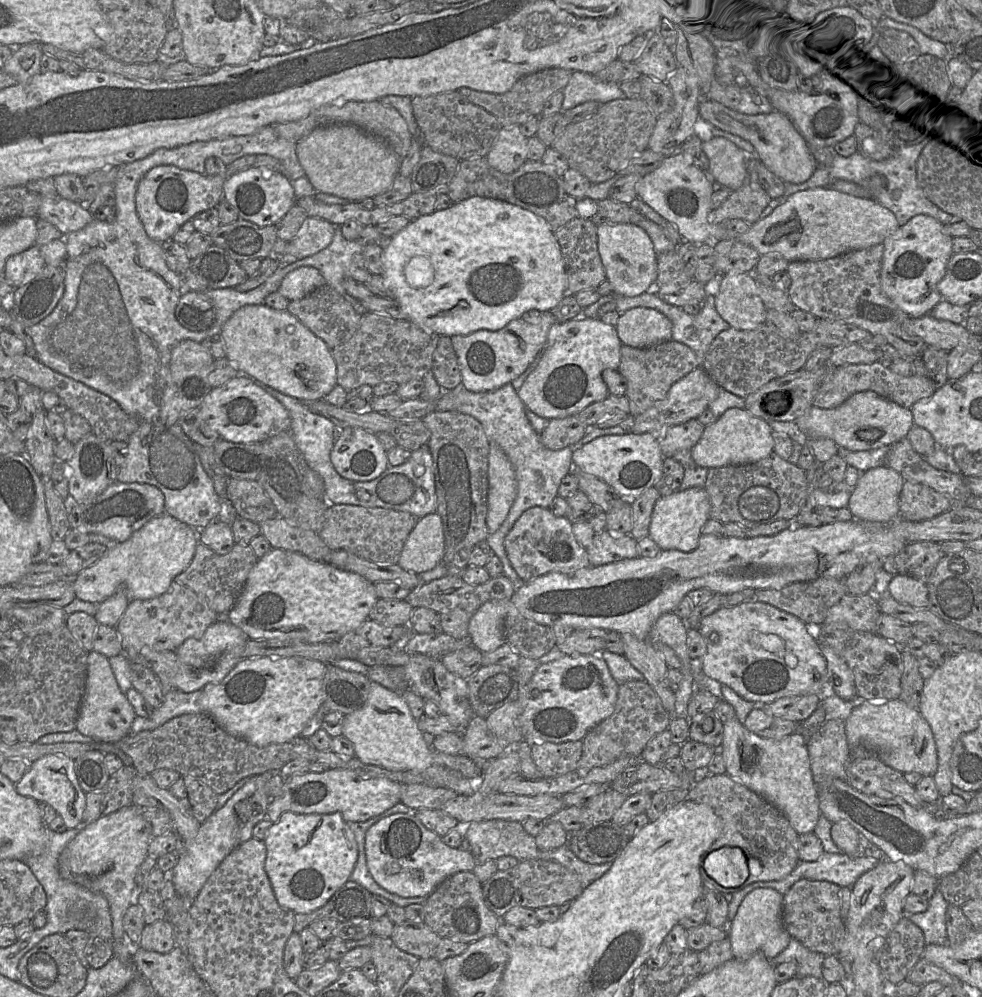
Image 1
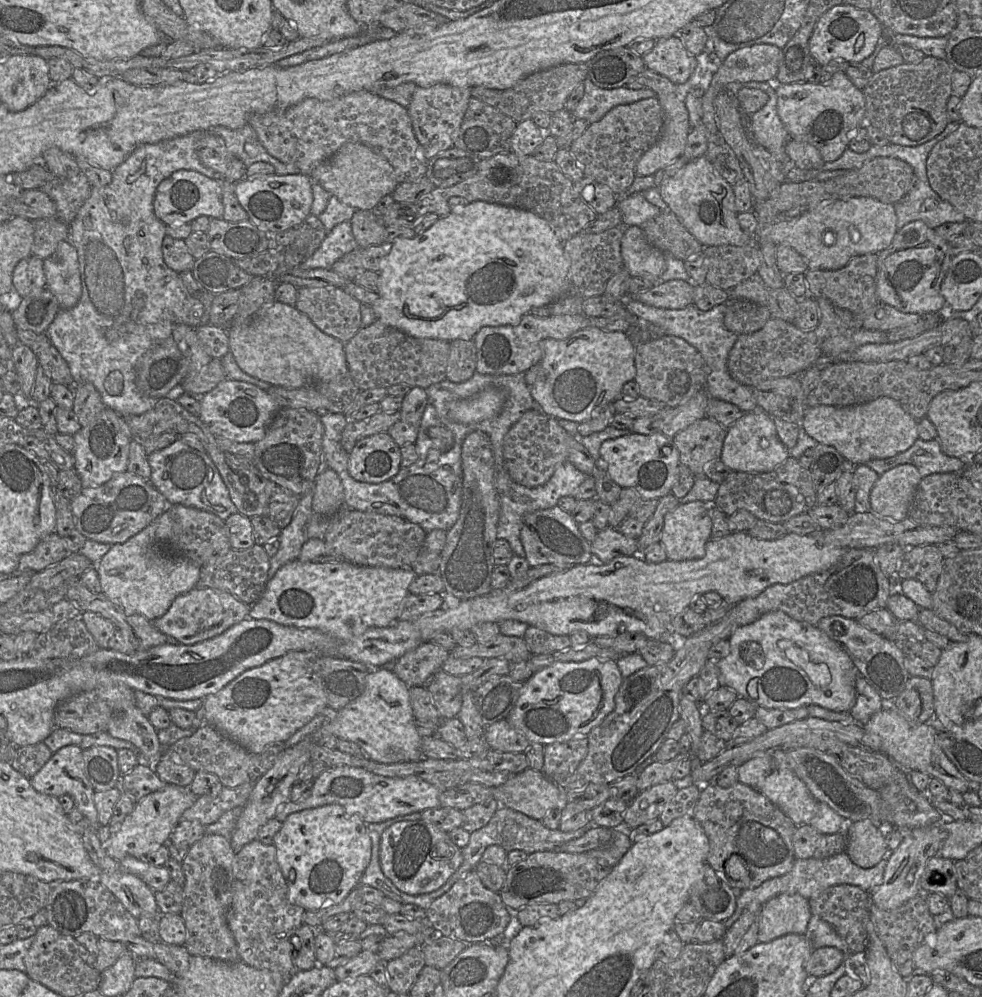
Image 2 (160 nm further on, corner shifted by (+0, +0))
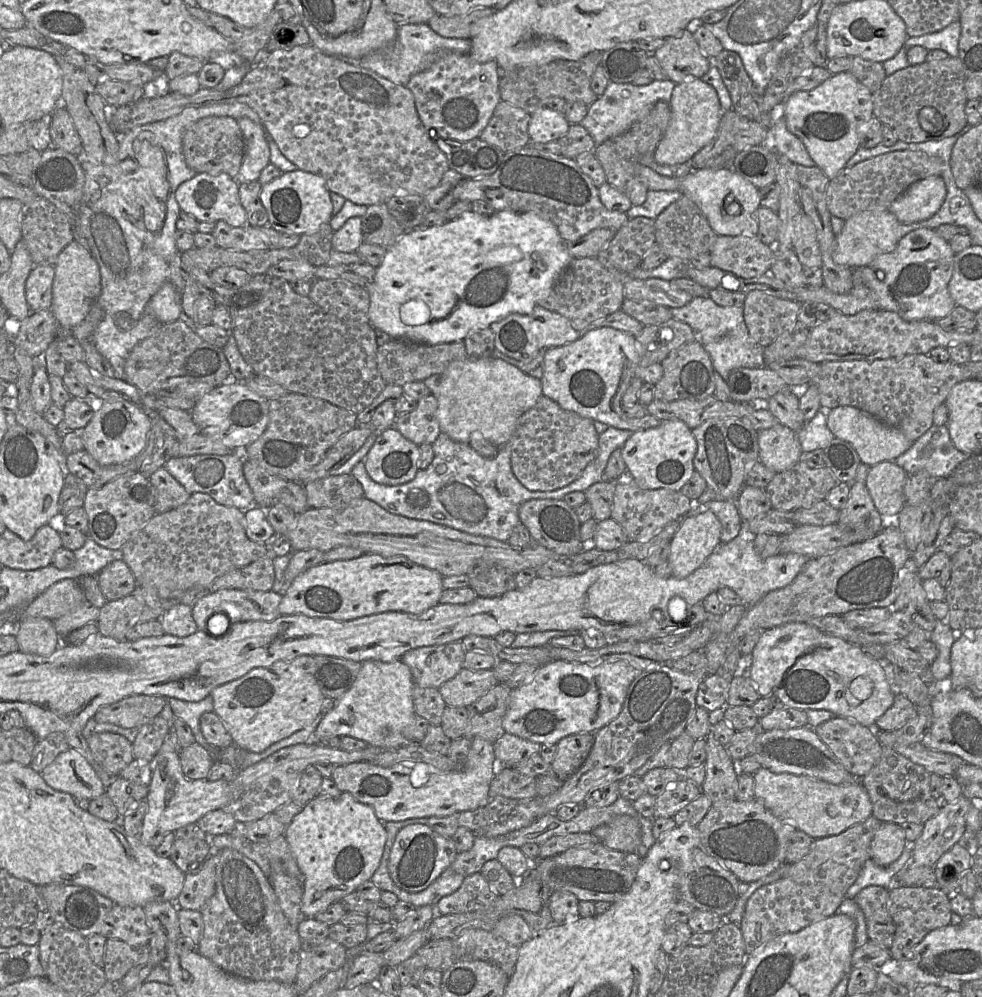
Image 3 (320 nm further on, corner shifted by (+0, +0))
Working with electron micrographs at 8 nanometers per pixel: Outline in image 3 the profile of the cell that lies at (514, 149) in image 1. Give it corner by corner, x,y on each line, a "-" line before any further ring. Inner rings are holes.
540,107
531,114
528,133
531,142
548,143
564,136
570,123
562,112

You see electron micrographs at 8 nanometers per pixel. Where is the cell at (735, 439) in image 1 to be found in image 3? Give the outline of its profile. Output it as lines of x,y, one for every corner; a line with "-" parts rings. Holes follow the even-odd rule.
781,423
758,431
759,461
779,473
800,461
802,453
798,432

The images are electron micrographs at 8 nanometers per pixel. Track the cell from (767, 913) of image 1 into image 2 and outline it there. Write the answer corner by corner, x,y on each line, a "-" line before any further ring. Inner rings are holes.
783,893
765,902
758,917
758,942
768,943
788,934
805,934
811,919
807,899

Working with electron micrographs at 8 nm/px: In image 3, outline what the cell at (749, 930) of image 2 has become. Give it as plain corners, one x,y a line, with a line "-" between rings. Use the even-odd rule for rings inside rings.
871,815
838,835
814,839
809,853
791,864
785,877
757,889
748,899
739,925
747,956
775,938
836,914
864,863
870,859
871,842
882,823

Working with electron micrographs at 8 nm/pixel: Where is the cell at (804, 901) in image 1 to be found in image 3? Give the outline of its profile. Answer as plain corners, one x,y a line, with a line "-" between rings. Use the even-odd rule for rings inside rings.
875,885
868,886
853,900
865,916
868,940
889,949
896,931
888,908
889,889

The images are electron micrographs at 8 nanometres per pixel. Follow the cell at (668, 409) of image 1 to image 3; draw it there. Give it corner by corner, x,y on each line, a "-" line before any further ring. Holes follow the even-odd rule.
602,327
587,332
574,342
546,350
541,378
542,395
566,411
609,427
636,432
657,427
661,421
647,412
642,418
627,417
623,413
622,397
633,378
655,385
662,376
660,363
647,367
640,365
635,336
611,327

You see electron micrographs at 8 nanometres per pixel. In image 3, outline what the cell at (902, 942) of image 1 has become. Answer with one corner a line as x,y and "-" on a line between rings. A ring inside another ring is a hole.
891,885
888,908
896,926
893,942
889,948
892,959
901,961
907,958
929,932
951,923
953,912
950,897
936,887

